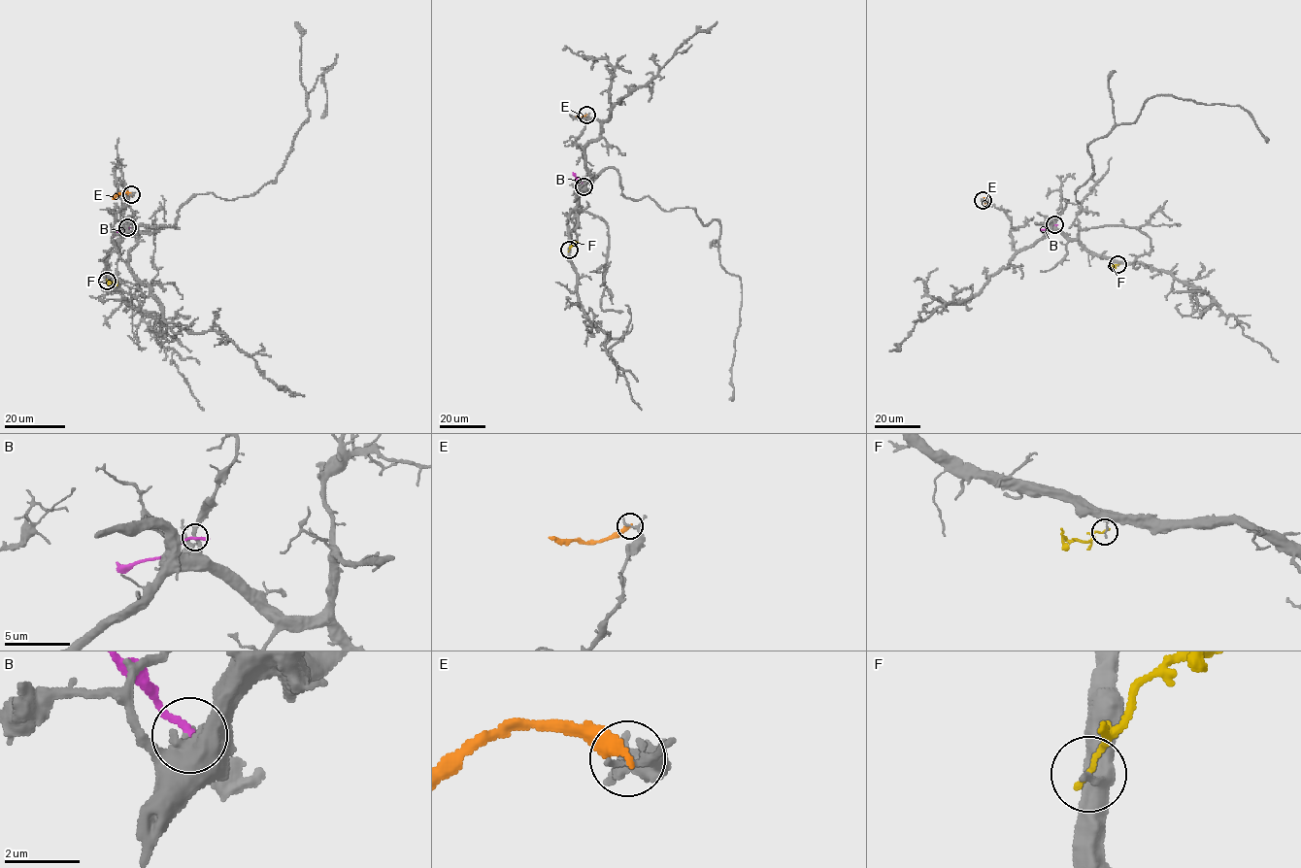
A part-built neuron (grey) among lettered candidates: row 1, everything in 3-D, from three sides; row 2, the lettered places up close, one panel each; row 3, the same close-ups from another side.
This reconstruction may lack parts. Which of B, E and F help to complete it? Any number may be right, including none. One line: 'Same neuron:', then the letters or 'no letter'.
Same neuron: no letter

